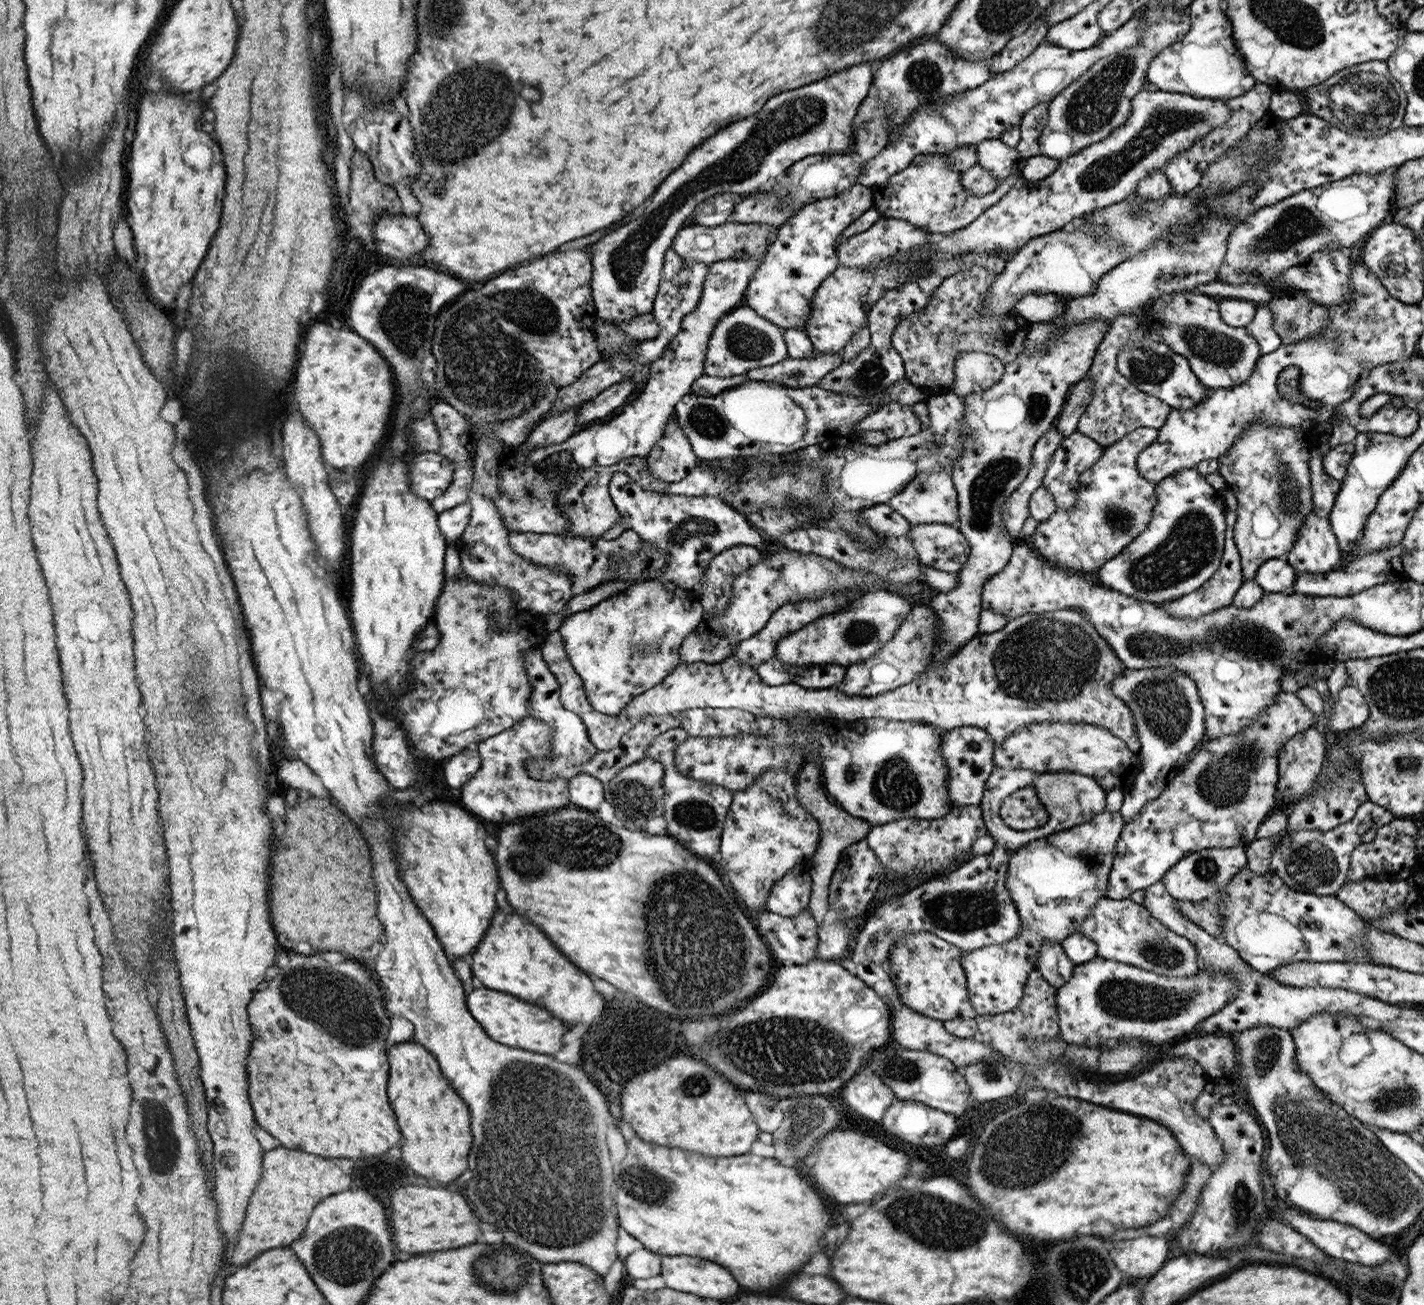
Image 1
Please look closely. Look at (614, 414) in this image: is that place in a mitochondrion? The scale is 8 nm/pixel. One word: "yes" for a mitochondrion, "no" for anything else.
no

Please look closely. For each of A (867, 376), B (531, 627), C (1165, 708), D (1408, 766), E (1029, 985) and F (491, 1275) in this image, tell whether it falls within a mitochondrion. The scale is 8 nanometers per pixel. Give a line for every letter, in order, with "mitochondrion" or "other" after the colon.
A: mitochondrion
B: other
C: mitochondrion
D: mitochondrion
E: other
F: mitochondrion

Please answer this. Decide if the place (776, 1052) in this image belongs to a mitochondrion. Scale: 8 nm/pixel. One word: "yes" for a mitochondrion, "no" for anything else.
yes

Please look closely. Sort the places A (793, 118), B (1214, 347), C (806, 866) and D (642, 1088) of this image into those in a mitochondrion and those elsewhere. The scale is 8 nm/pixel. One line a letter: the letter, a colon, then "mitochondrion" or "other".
A: mitochondrion
B: mitochondrion
C: other
D: other

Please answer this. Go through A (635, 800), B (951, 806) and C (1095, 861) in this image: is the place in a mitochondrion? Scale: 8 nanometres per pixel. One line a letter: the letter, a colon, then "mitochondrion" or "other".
A: mitochondrion
B: other
C: mitochondrion

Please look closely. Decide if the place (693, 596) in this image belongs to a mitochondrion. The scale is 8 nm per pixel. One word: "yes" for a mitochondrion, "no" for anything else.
no

